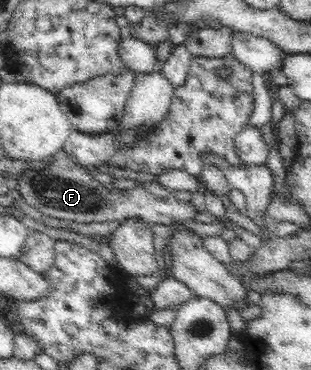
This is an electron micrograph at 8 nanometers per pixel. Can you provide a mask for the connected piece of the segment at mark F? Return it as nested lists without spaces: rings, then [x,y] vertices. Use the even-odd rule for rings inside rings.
[[[61,149],[51,158],[44,169],[24,169],[17,177],[20,196],[26,203],[49,217],[69,219],[79,223],[94,221],[117,221],[120,219],[140,218],[159,225],[172,223],[187,224],[197,215],[195,205],[190,201],[180,201],[172,194],[167,199],[157,198],[141,186],[124,191],[108,190],[93,177],[91,171],[81,168],[71,161],[65,150]]]

